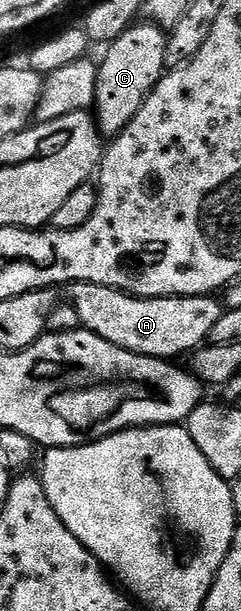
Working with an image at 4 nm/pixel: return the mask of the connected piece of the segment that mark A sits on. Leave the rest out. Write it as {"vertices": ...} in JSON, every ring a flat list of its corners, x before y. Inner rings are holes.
{"vertices":[[101,284,71,285,70,304,76,308,78,318,87,331,106,338,119,348,143,356,157,356,171,361,174,356,187,357,208,340,210,330,224,317,225,307,215,295,163,296,145,300,142,296,129,296,117,288]]}

